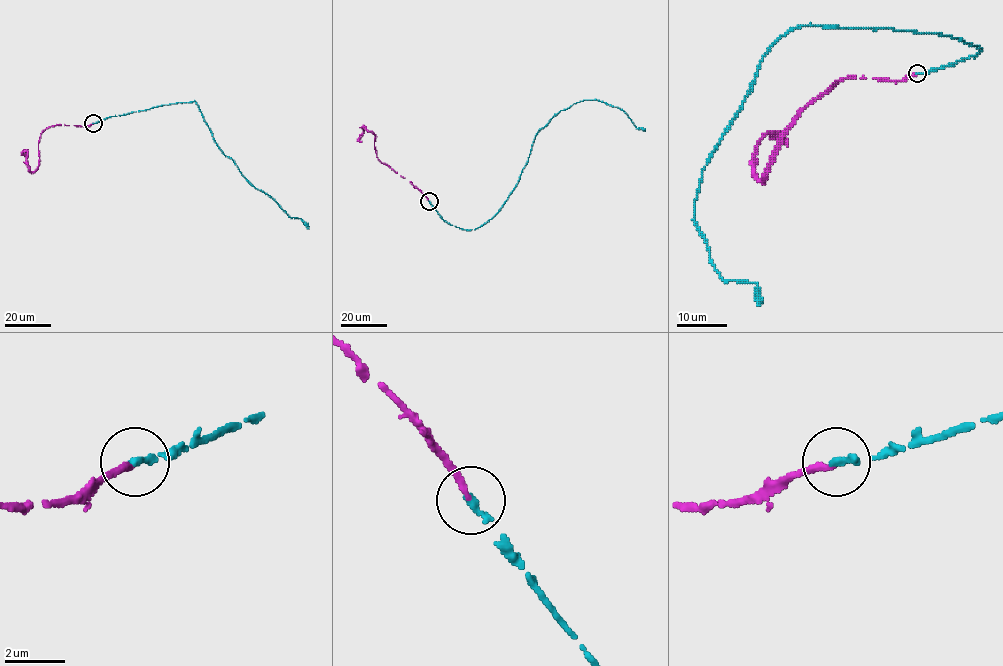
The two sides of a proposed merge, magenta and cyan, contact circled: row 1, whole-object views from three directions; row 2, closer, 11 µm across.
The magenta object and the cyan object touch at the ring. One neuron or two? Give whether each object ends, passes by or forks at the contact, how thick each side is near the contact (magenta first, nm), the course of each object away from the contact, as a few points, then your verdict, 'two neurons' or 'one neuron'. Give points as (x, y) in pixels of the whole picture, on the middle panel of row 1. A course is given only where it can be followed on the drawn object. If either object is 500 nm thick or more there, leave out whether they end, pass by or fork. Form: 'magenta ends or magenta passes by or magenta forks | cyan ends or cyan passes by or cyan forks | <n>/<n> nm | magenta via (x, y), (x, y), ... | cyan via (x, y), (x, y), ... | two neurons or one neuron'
magenta ends | cyan ends | 200/240 nm | magenta via (429, 202), (409, 181), (378, 159), (375, 135), (364, 127), (359, 140), (361, 142) | cyan via (429, 202), (444, 220), (467, 230), (487, 222), (514, 187), (537, 132), (575, 103), (606, 102), (645, 129) | one neuron

